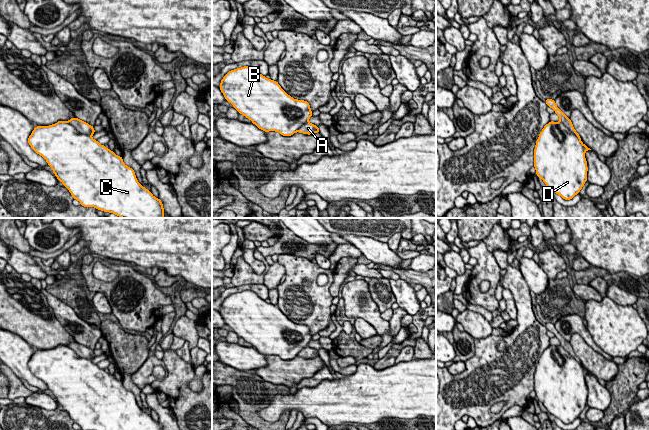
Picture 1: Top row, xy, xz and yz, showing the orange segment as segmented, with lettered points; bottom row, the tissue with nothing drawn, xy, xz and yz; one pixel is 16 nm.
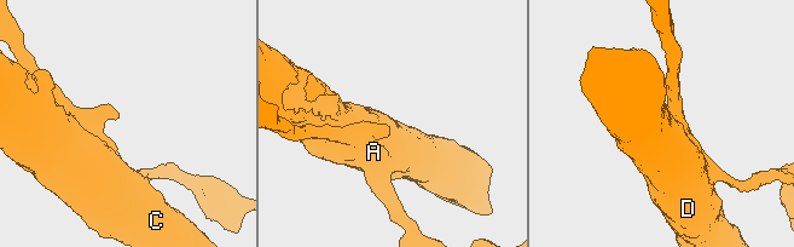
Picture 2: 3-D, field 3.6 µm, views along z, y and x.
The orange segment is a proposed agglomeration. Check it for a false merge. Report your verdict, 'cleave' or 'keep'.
cleave

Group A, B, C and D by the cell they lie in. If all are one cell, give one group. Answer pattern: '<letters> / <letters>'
A / B C D

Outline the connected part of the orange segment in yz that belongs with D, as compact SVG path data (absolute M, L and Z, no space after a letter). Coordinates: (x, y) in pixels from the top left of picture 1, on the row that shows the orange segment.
M550 121L539 134L534 149L534 167L548 189L565 200L572 199L587 181L587 161L582 141L561 121Z

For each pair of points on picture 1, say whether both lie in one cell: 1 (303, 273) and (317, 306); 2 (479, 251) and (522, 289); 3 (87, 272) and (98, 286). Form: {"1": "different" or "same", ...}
{"1": "same", "2": "different", "3": "same"}

